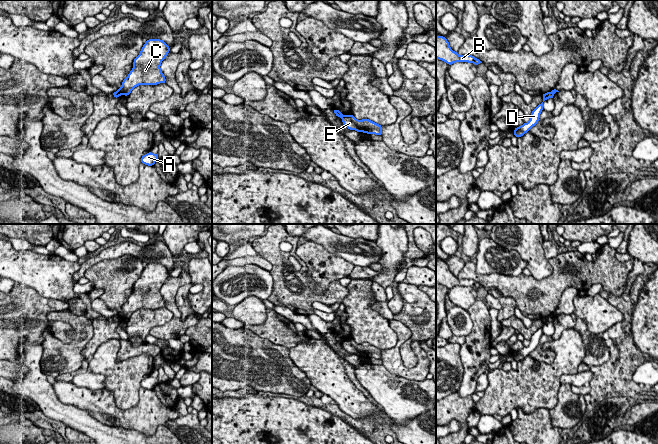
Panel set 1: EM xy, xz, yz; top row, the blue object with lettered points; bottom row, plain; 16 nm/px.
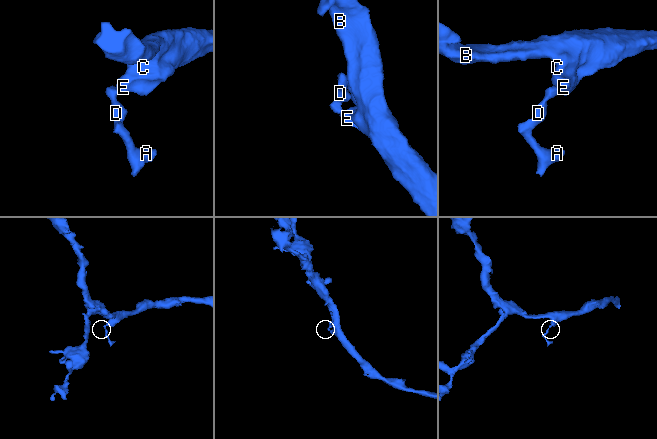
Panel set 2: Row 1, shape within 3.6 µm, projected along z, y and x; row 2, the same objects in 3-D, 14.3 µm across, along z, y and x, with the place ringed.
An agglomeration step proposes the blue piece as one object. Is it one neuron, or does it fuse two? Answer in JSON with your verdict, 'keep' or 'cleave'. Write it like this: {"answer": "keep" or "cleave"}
{"answer": "cleave"}

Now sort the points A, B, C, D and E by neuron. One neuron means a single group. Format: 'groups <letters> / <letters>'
groups A D / B C E

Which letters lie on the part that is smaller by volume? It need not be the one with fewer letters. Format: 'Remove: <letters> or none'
Remove: A, D

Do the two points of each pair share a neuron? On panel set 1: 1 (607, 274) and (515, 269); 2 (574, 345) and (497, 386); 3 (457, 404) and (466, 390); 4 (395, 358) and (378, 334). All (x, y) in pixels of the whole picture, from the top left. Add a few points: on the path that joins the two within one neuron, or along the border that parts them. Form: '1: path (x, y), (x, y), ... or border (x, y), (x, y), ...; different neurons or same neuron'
1: border (498, 272), (504, 275), (519, 275), (522, 273); different neurons
2: path (559, 365), (537, 384), (517, 387); same neuron
3: border (457, 392), (460, 396), (468, 396), (470, 394); different neurons
4: border (388, 324), (396, 334), (396, 343), (382, 350); different neurons

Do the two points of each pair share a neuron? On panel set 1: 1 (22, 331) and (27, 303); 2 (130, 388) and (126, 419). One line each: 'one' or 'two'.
1: one
2: two

